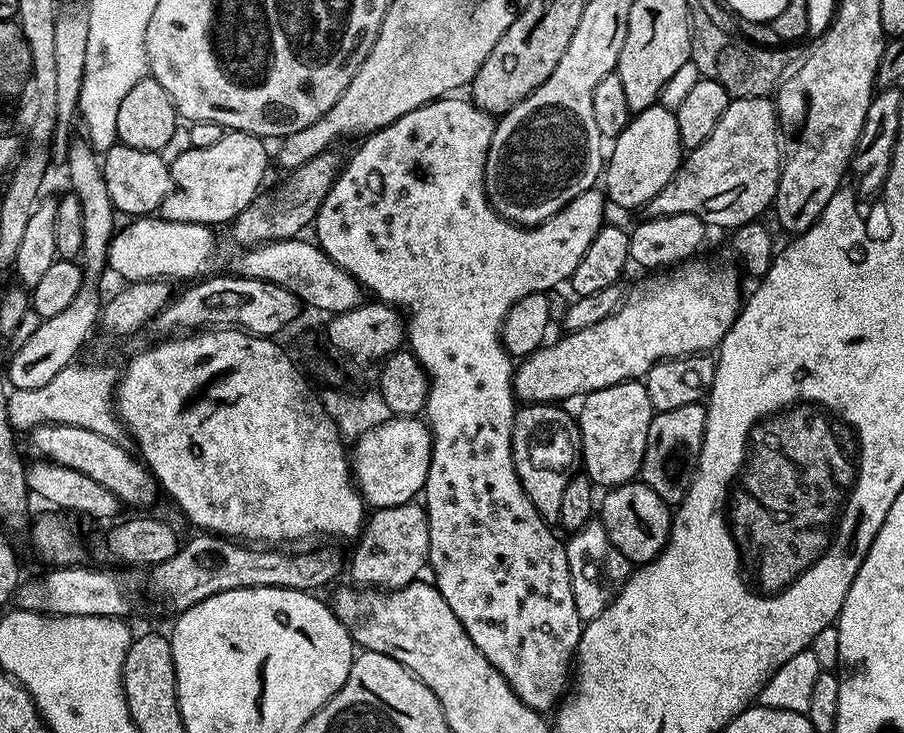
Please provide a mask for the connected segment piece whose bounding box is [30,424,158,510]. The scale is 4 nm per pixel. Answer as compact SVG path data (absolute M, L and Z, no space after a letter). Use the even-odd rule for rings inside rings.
M43 424L31 429L32 448L37 457L45 461L70 466L70 470L78 470L101 486L106 486L110 494L114 494L123 505L133 504L136 510L144 510L147 504L152 504L158 496L156 477L135 455L131 456L123 444L110 442L110 438L102 438L102 434L94 434L94 430L82 430L78 426L65 424Z

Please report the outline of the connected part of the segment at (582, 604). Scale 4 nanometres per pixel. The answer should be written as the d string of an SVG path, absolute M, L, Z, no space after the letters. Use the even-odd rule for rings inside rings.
M593 518L586 526L571 533L566 540L566 558L570 570L570 586L574 594L574 606L578 606L581 621L598 618L608 603L622 590L628 581L630 565L628 559L616 549L606 534L599 519Z

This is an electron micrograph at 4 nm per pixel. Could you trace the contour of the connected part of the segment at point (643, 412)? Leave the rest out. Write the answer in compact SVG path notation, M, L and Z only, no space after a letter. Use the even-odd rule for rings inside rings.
M628 380L625 384L606 386L583 397L578 412L582 468L593 485L607 490L631 484L639 477L642 458L646 454L646 438L654 409L643 383Z

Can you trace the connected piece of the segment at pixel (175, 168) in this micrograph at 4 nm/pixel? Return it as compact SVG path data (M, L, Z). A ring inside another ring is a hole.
M225 131L222 142L214 146L192 147L170 165L173 190L162 202L159 215L174 222L227 225L261 191L264 171L268 168L265 141L248 132Z

